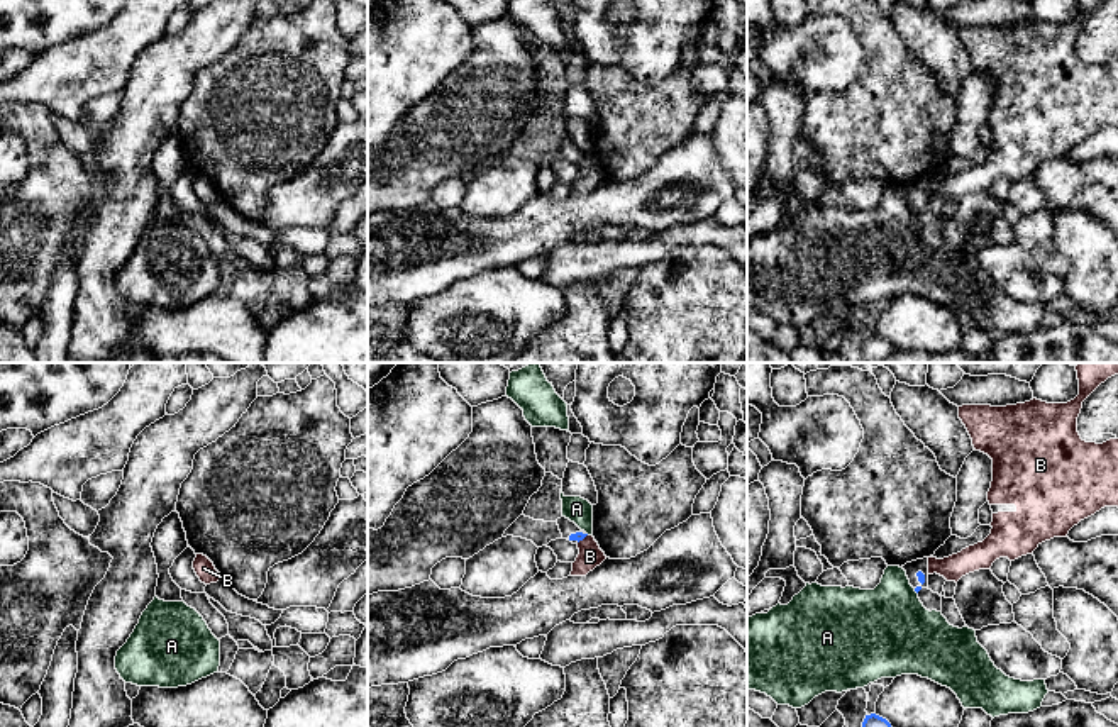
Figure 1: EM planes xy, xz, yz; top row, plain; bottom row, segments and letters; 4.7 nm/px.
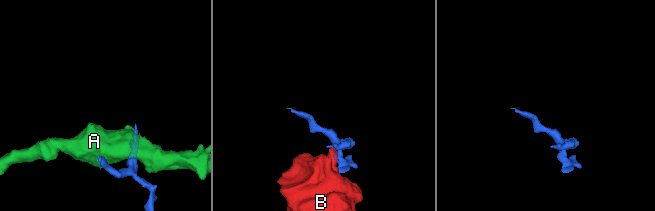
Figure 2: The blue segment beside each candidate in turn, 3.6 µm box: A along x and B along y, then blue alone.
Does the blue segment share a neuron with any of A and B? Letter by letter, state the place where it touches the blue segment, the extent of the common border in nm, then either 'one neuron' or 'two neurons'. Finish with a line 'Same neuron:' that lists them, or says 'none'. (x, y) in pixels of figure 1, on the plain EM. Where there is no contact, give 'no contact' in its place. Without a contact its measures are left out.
A: contact yz (915, 210); length 40 nm; two neurons
B: contact xz (581, 160); length 60 nm; two neurons
Same neuron: none

